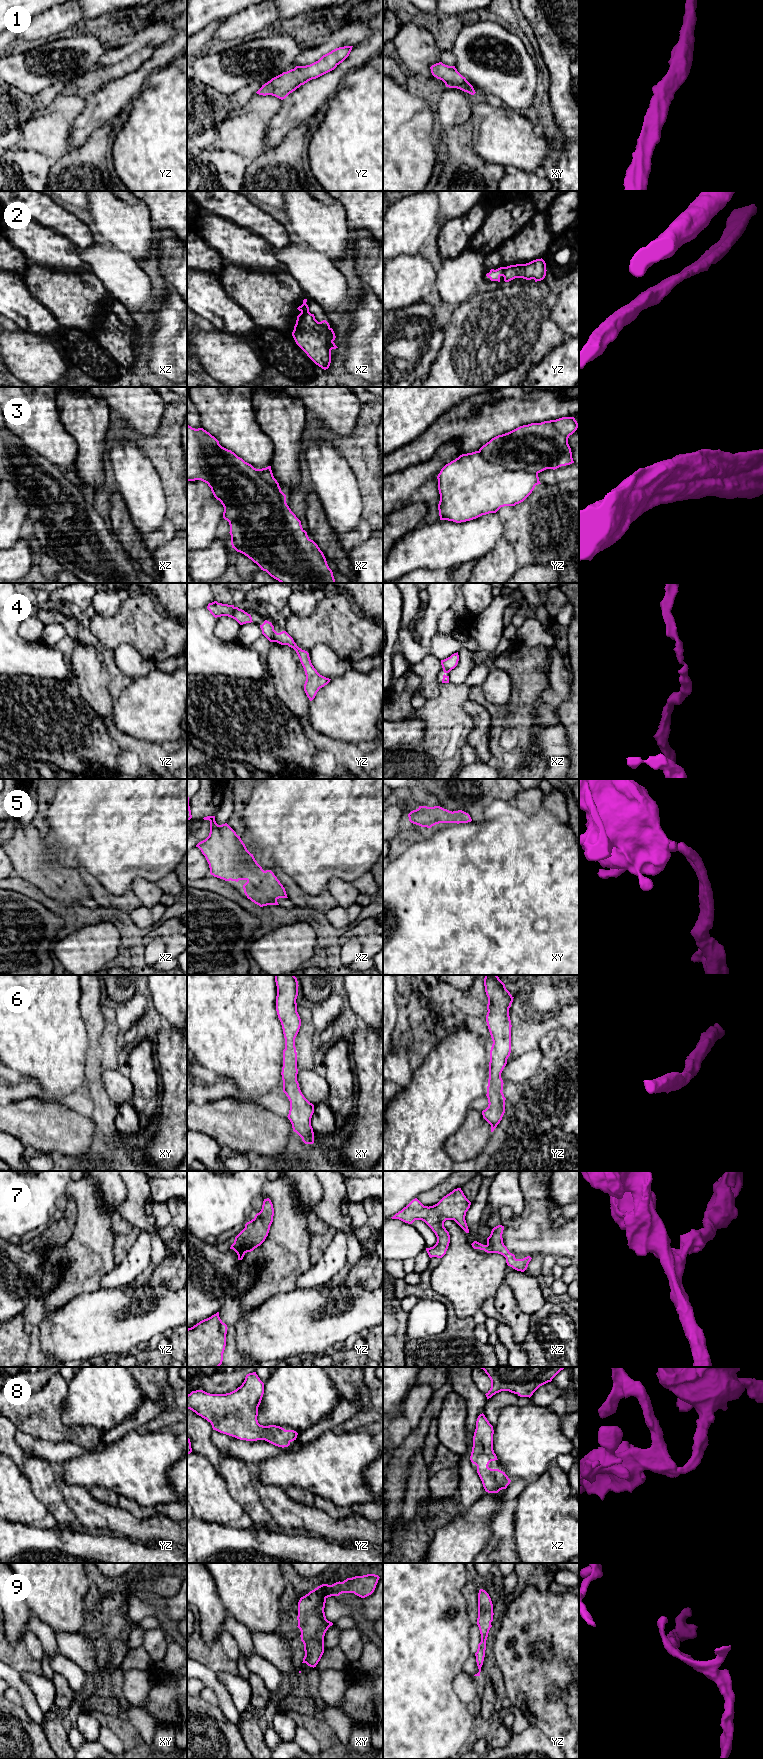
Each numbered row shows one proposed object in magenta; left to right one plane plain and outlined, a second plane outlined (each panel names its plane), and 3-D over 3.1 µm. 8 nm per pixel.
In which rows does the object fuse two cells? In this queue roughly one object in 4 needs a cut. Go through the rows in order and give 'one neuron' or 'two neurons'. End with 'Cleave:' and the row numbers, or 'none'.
1: one neuron
2: one neuron
3: one neuron
4: one neuron
5: one neuron
6: one neuron
7: one neuron
8: one neuron
9: one neuron
Cleave: none

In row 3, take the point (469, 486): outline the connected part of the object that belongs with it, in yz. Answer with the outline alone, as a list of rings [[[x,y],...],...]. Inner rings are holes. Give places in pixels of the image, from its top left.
[[[574,417],[531,423],[520,426],[508,433],[498,435],[483,445],[478,451],[462,454],[446,464],[437,476],[440,501],[440,520],[456,523],[476,519],[482,515],[496,513],[501,507],[515,506],[523,502],[541,484],[538,474],[546,469],[557,469],[574,463],[568,438],[578,428]]]

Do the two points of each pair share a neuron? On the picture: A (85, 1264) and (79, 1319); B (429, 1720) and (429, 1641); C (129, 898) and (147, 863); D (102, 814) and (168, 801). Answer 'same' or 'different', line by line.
A: different
B: same
C: different
D: same

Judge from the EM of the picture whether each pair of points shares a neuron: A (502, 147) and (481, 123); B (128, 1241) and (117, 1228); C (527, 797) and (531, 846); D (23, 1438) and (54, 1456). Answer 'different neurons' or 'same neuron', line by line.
A: same neuron
B: different neurons
C: different neurons
D: same neuron

